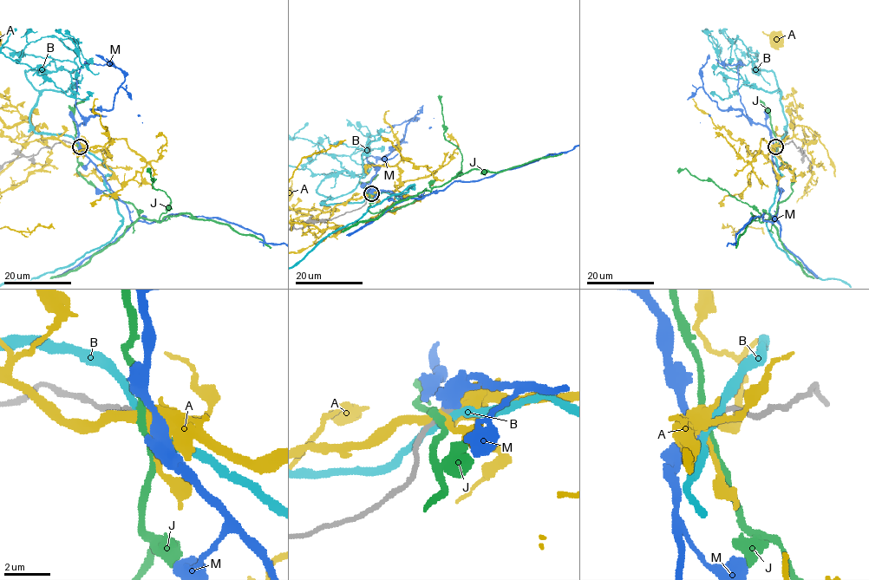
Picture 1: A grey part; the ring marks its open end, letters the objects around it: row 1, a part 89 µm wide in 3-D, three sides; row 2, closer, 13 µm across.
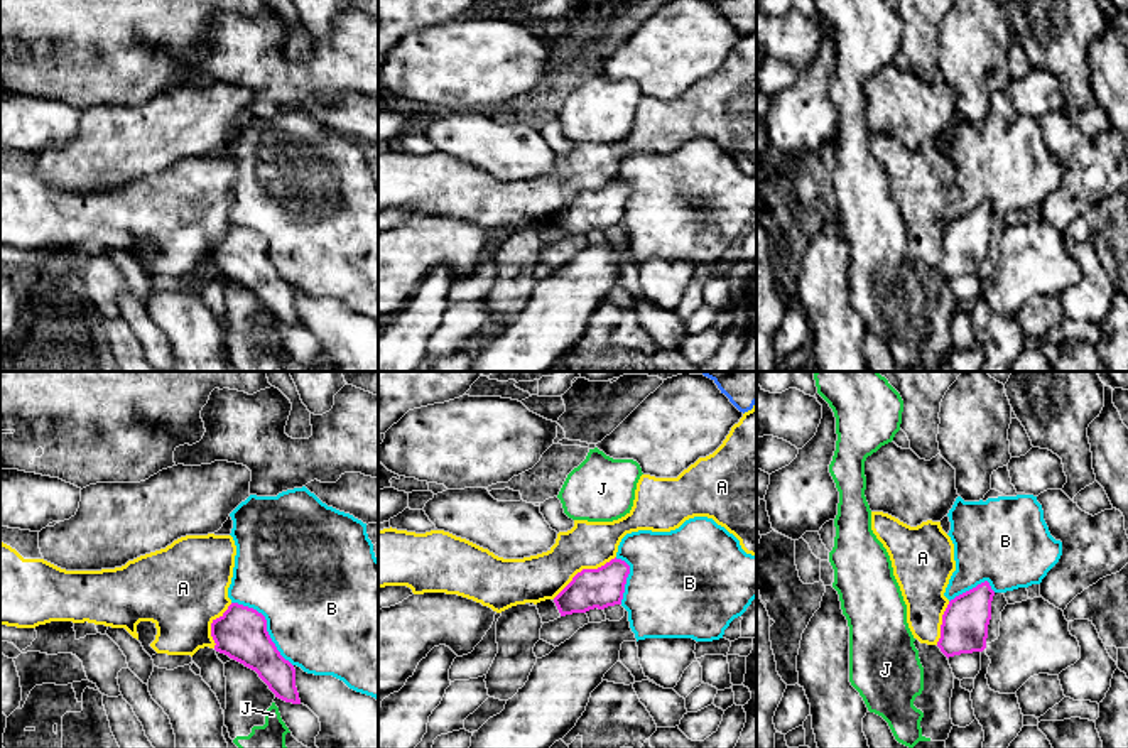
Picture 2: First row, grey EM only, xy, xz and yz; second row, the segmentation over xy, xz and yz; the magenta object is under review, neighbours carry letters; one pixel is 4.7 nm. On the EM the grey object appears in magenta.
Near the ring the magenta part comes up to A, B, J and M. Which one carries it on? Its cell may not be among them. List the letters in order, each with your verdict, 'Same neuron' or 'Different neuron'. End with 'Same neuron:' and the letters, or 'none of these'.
A: Different neuron
B: Different neuron
J: Different neuron
M: Same neuron
Same neuron: M

